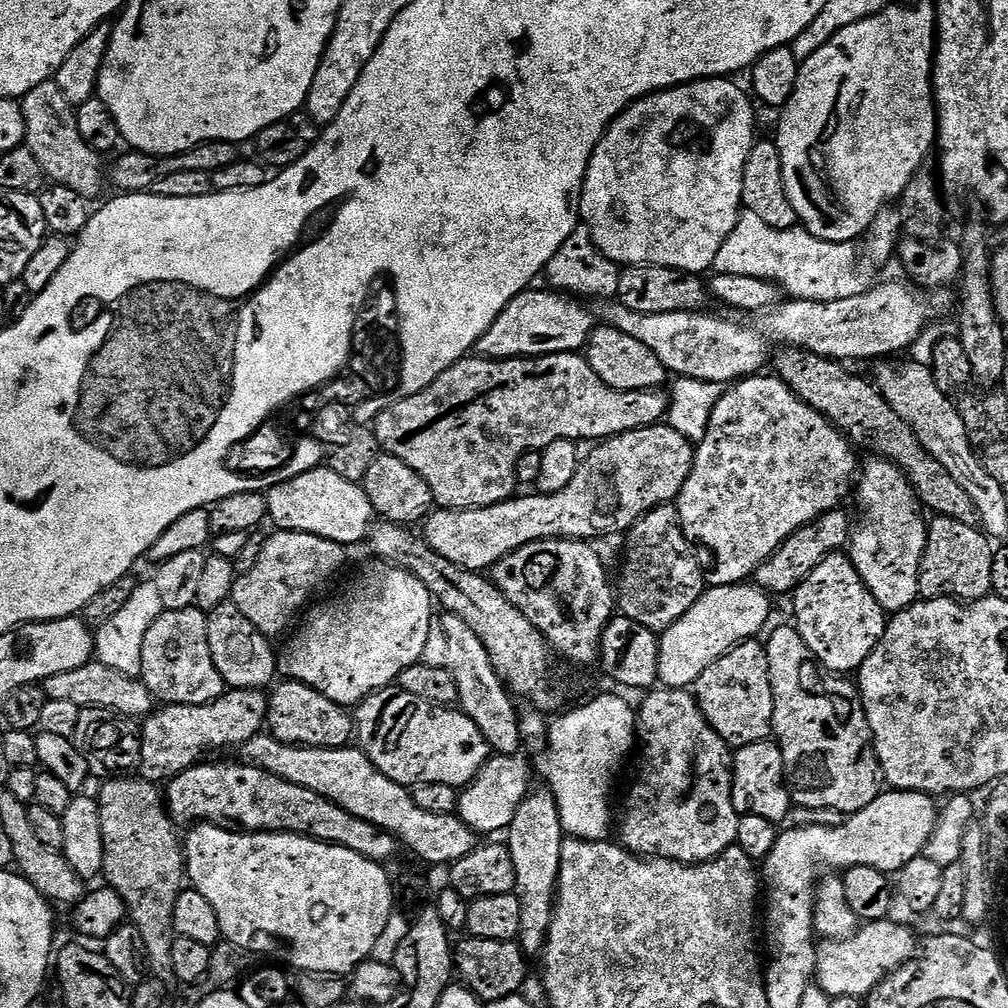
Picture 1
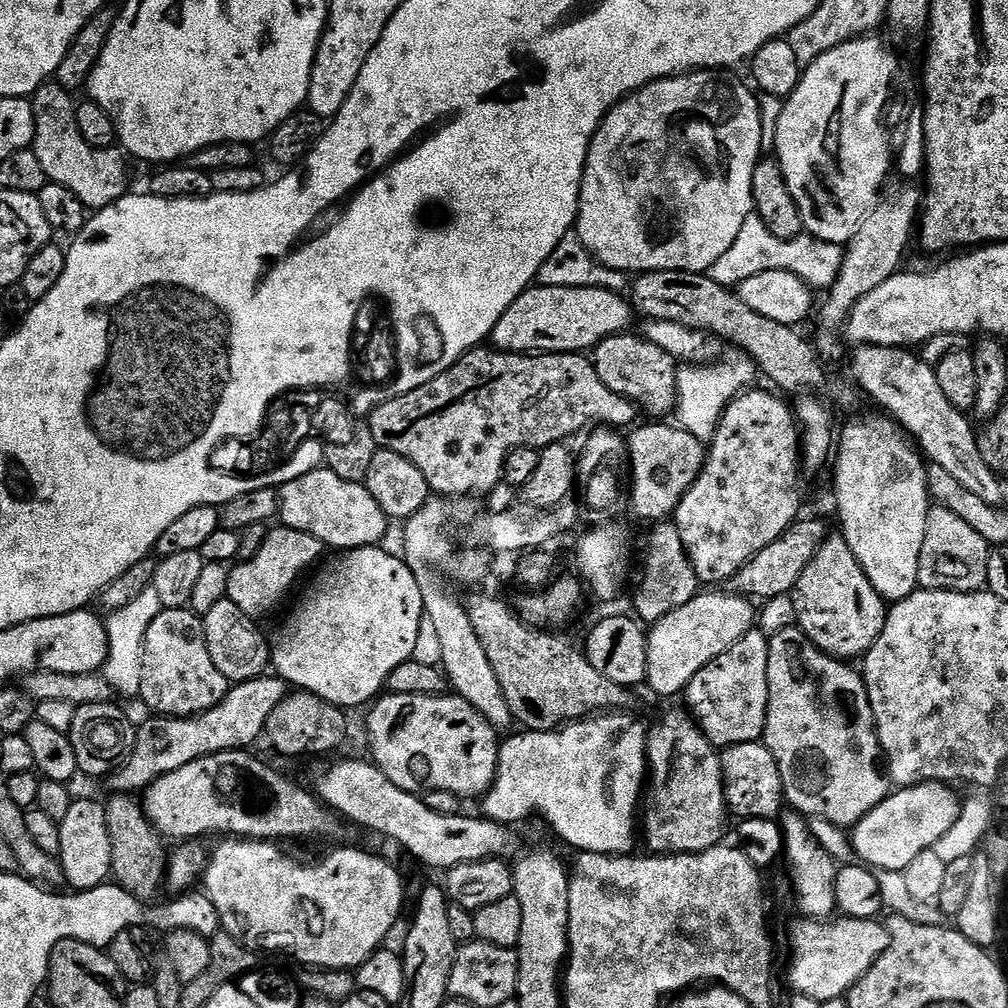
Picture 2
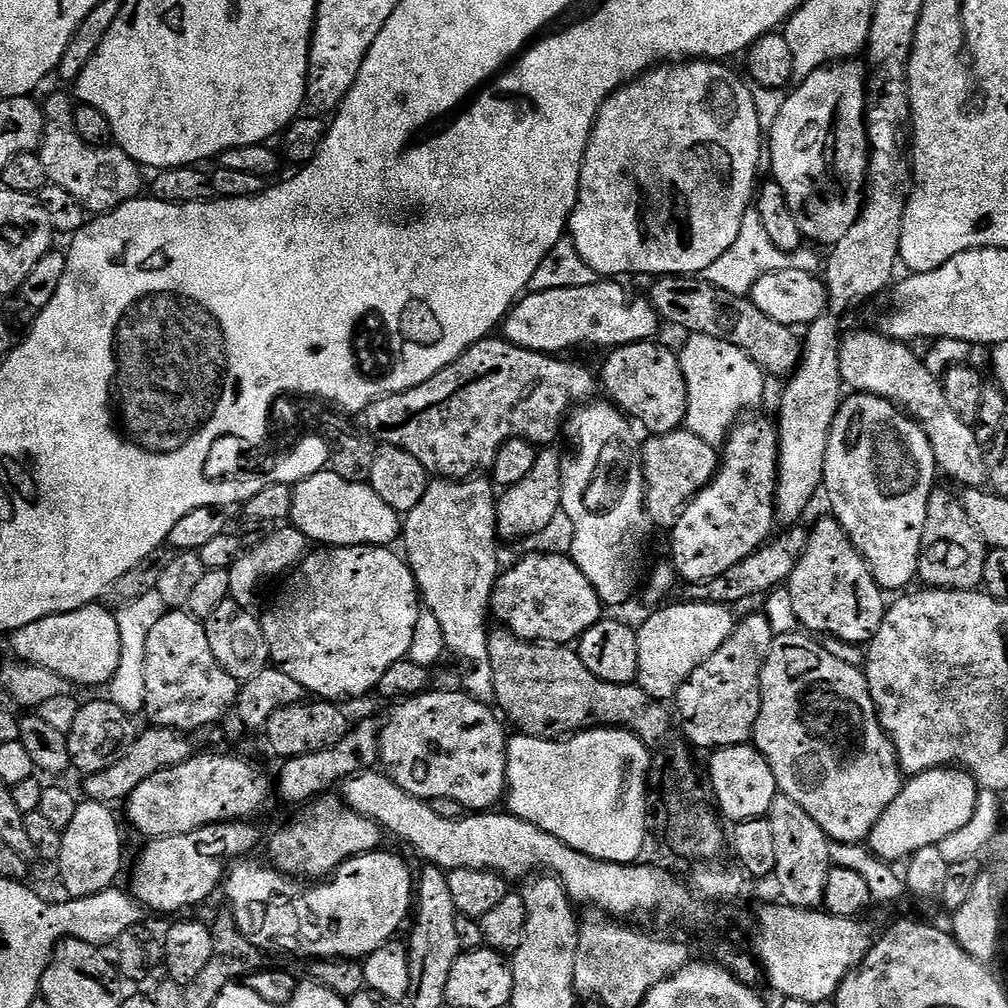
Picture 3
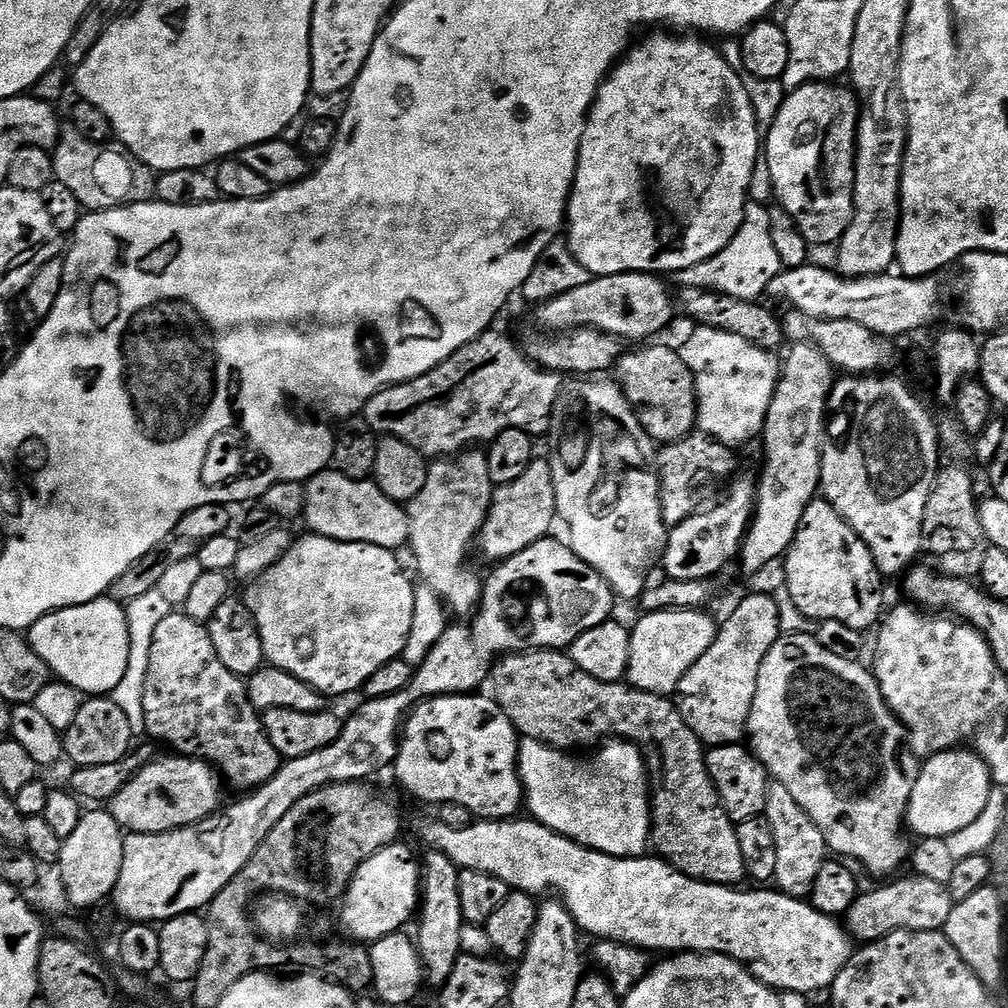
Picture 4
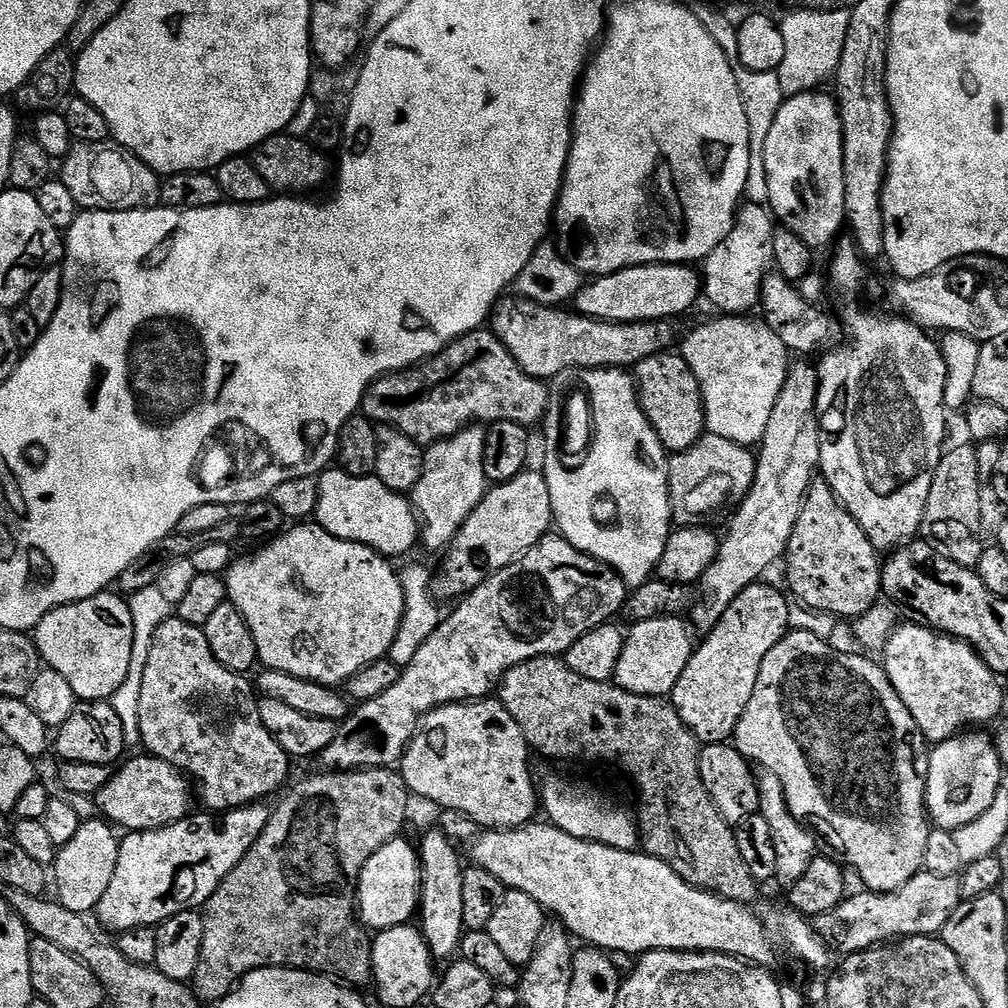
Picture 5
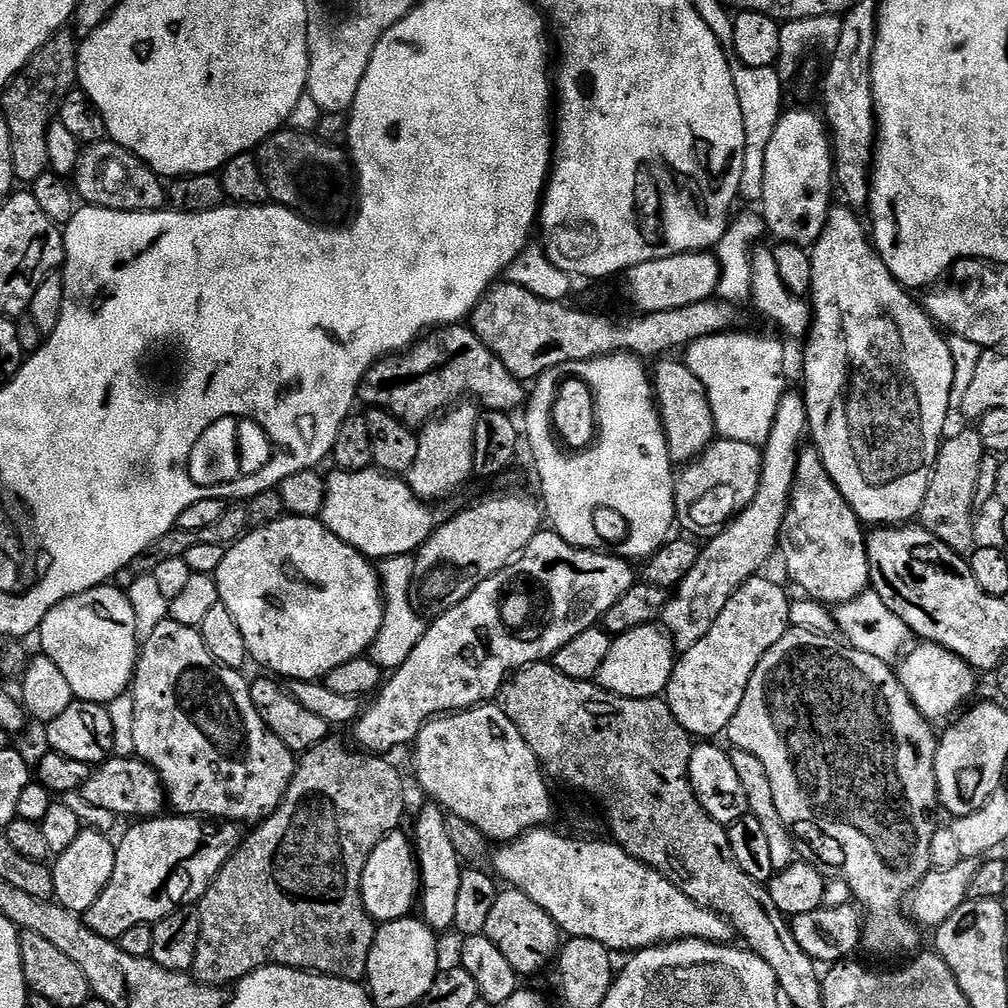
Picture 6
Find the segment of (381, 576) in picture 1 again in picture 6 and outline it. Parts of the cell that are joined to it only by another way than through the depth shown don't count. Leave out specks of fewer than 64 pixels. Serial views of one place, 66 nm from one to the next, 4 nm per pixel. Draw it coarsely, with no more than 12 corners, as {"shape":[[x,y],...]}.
{"shape":[[314,516],[214,575],[249,657],[323,681],[384,628],[373,561]]}

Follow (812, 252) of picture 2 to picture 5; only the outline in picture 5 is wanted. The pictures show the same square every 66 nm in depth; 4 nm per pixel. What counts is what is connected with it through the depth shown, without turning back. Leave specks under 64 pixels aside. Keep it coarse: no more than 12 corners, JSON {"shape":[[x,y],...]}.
{"shape":[[741,203],[704,260],[702,296],[720,312],[760,302],[774,217]]}

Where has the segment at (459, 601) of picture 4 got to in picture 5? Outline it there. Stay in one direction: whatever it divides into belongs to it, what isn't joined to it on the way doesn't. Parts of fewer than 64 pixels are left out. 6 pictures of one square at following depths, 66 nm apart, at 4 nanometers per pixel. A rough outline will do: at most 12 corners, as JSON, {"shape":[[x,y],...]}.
{"shape":[[483,427],[427,445],[410,499],[447,549],[490,487]]}

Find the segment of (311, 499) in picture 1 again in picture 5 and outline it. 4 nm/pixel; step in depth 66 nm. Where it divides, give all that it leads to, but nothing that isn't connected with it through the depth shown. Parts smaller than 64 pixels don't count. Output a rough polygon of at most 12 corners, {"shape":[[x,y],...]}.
{"shape":[[332,466],[314,517],[389,558],[420,540],[407,495]]}

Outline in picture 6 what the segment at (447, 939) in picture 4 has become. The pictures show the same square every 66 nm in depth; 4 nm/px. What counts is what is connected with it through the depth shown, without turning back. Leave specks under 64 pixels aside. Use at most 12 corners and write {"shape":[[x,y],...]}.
{"shape":[[443,808],[416,820],[422,919],[451,929],[466,871]]}

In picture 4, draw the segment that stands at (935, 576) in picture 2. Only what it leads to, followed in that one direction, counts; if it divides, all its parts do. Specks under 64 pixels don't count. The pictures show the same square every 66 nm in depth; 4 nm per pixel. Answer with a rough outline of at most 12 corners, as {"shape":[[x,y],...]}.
{"shape":[[966,469],[936,473],[922,518],[935,571],[979,577],[990,545]]}

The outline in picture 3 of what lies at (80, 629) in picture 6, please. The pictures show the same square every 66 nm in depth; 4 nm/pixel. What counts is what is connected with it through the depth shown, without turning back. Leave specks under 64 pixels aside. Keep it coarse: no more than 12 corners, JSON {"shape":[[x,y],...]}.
{"shape":[[100,602],[20,629],[19,659],[106,686],[122,658]]}

